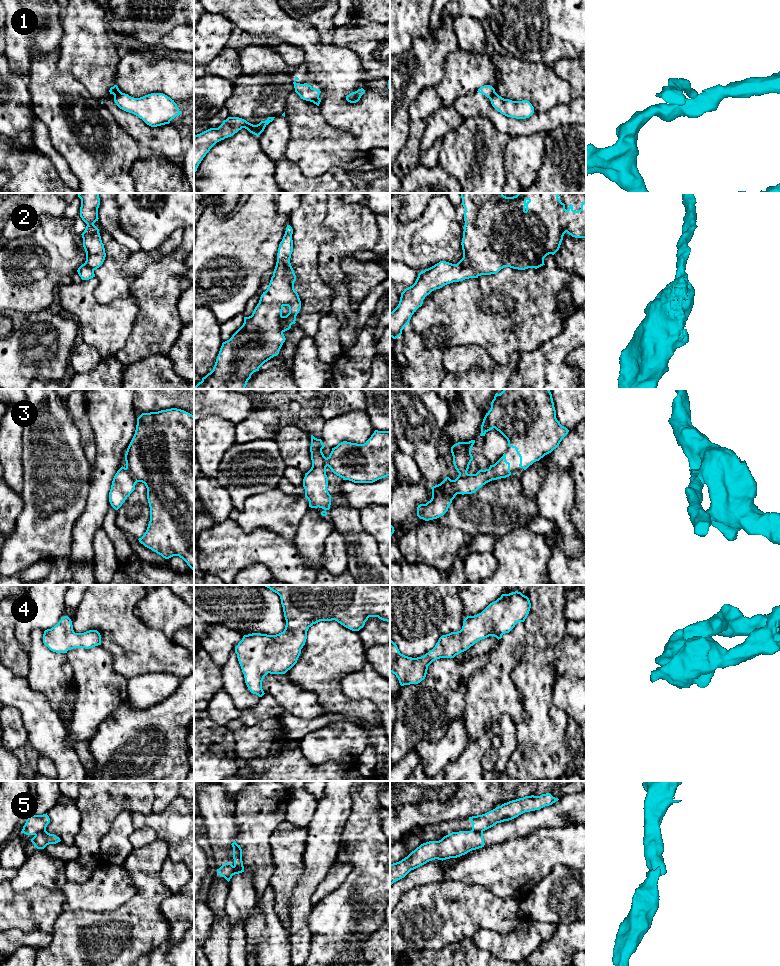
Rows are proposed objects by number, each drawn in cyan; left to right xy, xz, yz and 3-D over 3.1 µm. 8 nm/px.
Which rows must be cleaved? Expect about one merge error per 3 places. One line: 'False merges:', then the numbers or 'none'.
False merges: 1, 5

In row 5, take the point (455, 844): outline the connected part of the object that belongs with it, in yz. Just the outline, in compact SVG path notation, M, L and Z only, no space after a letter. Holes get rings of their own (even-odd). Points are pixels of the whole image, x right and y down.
M472 830L452 832L439 841L423 843L401 861L390 864L390 885L429 861L457 858L482 847L483 832Z

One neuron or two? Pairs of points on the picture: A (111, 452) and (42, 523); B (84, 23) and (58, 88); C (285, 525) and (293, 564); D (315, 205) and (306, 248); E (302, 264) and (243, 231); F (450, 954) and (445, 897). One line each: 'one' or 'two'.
A: two
B: two
C: two
D: one
E: two
F: two

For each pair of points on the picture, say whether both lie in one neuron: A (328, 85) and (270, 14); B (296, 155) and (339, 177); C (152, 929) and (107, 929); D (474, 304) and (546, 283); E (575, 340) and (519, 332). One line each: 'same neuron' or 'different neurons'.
A: same neuron
B: different neurons
C: same neuron
D: same neuron
E: different neurons

